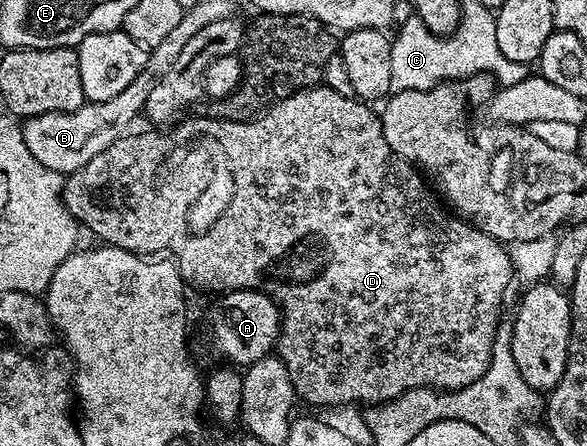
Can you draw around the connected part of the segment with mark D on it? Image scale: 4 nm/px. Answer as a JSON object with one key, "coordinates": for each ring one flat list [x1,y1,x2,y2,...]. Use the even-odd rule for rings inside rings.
{"coordinates":[[318,86,304,88,287,98,276,100,252,120,210,120,207,116,197,114,194,115,193,122,187,118,182,123,175,124,170,137,165,130,149,130,153,132,141,132,138,136,126,134,111,142,111,146,107,146,103,154,95,154,95,158,91,158,87,166,68,173,65,176,65,188,61,192,61,197,64,198,69,213,77,219,78,225,82,229,90,228,95,235,102,236,105,239,102,241,106,245,142,254,153,254,156,253,153,252,156,248,166,248,170,252,166,253,175,258,177,269,181,271,181,279,190,289,202,288,205,292,224,294,236,292,239,288,250,288,256,292,267,293,281,309,281,337,277,340,276,355,286,364,296,395,309,404,318,404,318,409,376,406,399,398,407,390,416,388,435,388,453,392,456,388,471,386,471,382,483,378,489,359,493,356,497,325,502,319,501,303,505,300,505,291,509,288,509,279,515,275,515,269,509,260,506,245,483,234,483,230,473,227,466,220,450,214,446,205,435,195,434,189,429,189,425,185,426,177,408,160,395,154,391,146,387,146,387,138,383,138,380,115,369,108,372,107,368,103,351,96,335,94,335,90],[153,164,153,180,157,180,157,194,155,200,147,198,147,202,155,204,139,208,143,212,143,224,137,224,137,206,131,206,131,198,127,198,129,194,123,188,129,188,133,180,137,180,137,184,141,184,141,180,149,180,149,168,153,168],[217,180,237,180,238,192,229,212,221,212,221,216,215,220,217,212,221,210,221,204,217,204,217,190,221,190,217,188]]}

